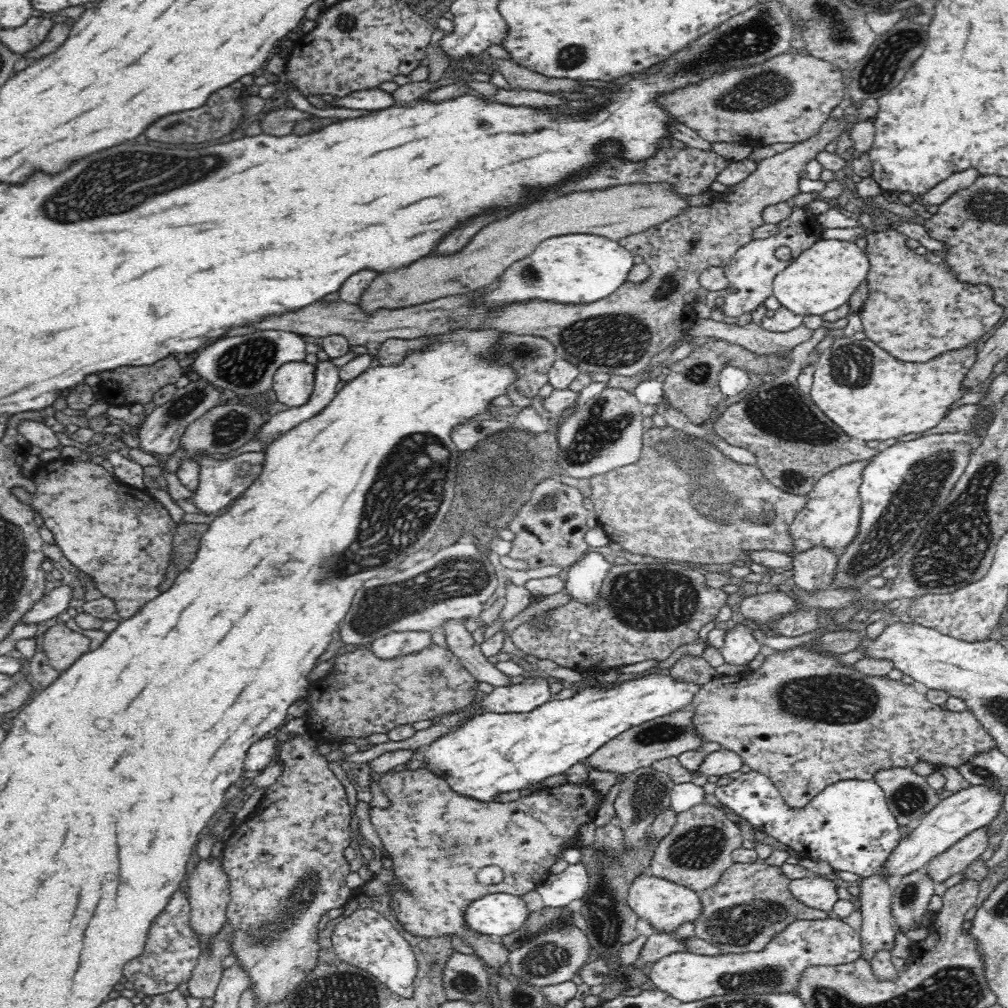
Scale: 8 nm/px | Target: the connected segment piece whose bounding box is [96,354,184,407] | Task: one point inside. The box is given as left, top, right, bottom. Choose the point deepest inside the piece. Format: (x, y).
(127, 385)

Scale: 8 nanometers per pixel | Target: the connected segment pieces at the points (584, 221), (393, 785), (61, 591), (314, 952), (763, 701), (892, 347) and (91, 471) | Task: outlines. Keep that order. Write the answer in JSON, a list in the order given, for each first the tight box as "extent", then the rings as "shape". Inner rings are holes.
[{"extent":[358,182,690,315],"shape":[[[651,182],[622,184],[606,190],[572,192],[556,200],[536,202],[520,212],[510,214],[504,220],[492,222],[482,228],[472,238],[472,242],[456,256],[434,256],[432,252],[416,264],[410,264],[410,268],[406,266],[394,272],[380,274],[362,294],[358,305],[364,313],[371,315],[378,309],[401,309],[442,297],[469,294],[483,287],[488,288],[514,262],[522,260],[524,256],[530,256],[530,252],[534,252],[536,246],[546,238],[570,232],[594,232],[595,235],[618,241],[686,212],[686,208],[690,207],[686,198],[686,195],[673,192],[670,183]]]},{"extent":[369,767,596,970],"shape":[[[400,767],[395,769],[392,772],[383,773],[379,780],[379,787],[384,791],[384,794],[387,796],[387,802],[389,805],[386,808],[380,807],[371,807],[369,810],[371,823],[373,824],[376,832],[381,838],[383,843],[384,850],[386,852],[386,857],[392,859],[393,869],[392,871],[400,880],[401,885],[406,887],[406,892],[396,892],[392,898],[392,902],[395,904],[391,908],[395,911],[396,918],[402,927],[414,935],[430,938],[430,937],[439,937],[442,935],[454,934],[461,937],[462,941],[468,946],[474,949],[474,954],[478,958],[484,960],[485,966],[490,966],[497,970],[502,966],[502,964],[507,962],[508,958],[508,949],[499,942],[496,938],[488,937],[486,935],[478,934],[477,932],[471,931],[464,922],[463,916],[465,915],[466,907],[470,903],[473,903],[475,900],[483,898],[484,896],[494,894],[494,893],[506,893],[513,896],[524,896],[531,892],[532,890],[537,890],[537,886],[546,878],[546,875],[549,873],[549,868],[555,862],[558,862],[560,858],[563,858],[563,852],[567,848],[572,848],[576,846],[578,839],[578,830],[584,826],[584,824],[593,820],[593,815],[596,811],[596,802],[594,801],[594,790],[590,781],[582,782],[582,784],[572,784],[566,782],[558,787],[551,789],[540,788],[535,792],[527,796],[522,796],[516,801],[500,803],[500,801],[494,802],[480,802],[479,800],[472,800],[467,796],[460,796],[458,793],[454,792],[449,784],[446,784],[446,781],[443,778],[440,778],[437,774],[430,772],[427,767],[418,768],[416,770],[411,770],[405,767]],[[484,866],[498,866],[503,872],[503,879],[500,883],[486,885],[478,881],[478,872]]]},{"extent":[20,585,77,625],"shape":[[[62,585],[52,589],[34,604],[34,608],[26,613],[24,620],[20,620],[20,623],[37,625],[56,617],[57,614],[69,608],[68,603],[72,598],[71,596],[77,594],[77,586]]]},{"extent":[221,731,353,1006],"shape":[[[307,731],[303,734],[290,735],[290,738],[280,744],[279,752],[275,758],[275,762],[284,764],[282,774],[276,778],[274,784],[266,788],[263,797],[258,806],[255,808],[246,820],[242,823],[233,823],[232,834],[229,839],[223,842],[223,852],[221,865],[224,872],[228,875],[230,886],[230,902],[228,903],[227,923],[233,930],[233,941],[231,944],[231,954],[236,956],[236,963],[241,966],[244,972],[251,980],[252,992],[260,1004],[265,1006],[269,1004],[278,1004],[284,1000],[290,993],[294,992],[296,986],[306,978],[318,964],[318,952],[320,952],[320,944],[318,942],[318,933],[322,930],[327,913],[332,908],[344,907],[346,900],[350,900],[351,890],[346,884],[346,877],[351,873],[350,863],[346,861],[343,852],[346,852],[346,847],[350,846],[351,836],[353,833],[350,829],[350,820],[352,820],[352,810],[348,803],[348,796],[344,791],[344,786],[340,780],[334,775],[334,772],[328,768],[328,761],[324,757],[316,754],[316,739]]]},{"extent":[691,640,997,810],"shape":[[[816,640],[805,643],[799,647],[786,650],[785,652],[778,651],[776,654],[766,657],[764,659],[765,662],[762,663],[762,666],[760,666],[759,670],[746,671],[742,674],[733,676],[719,676],[718,678],[713,679],[711,682],[702,685],[700,690],[698,690],[697,695],[693,697],[693,702],[691,703],[691,706],[694,709],[694,716],[692,716],[692,721],[694,721],[694,731],[696,731],[696,735],[700,735],[700,737],[706,740],[706,742],[719,743],[722,745],[722,749],[728,749],[736,752],[742,758],[743,764],[750,766],[752,771],[769,776],[770,780],[772,780],[774,783],[774,786],[776,786],[776,788],[779,790],[779,793],[783,796],[785,803],[790,808],[793,808],[794,810],[796,810],[796,808],[798,810],[800,810],[800,808],[804,808],[804,806],[806,806],[806,804],[808,804],[808,802],[810,802],[814,796],[820,794],[820,792],[822,792],[826,786],[830,786],[830,784],[836,784],[836,782],[840,782],[841,780],[873,780],[876,772],[878,772],[878,770],[882,770],[882,768],[902,768],[904,766],[912,767],[915,764],[918,764],[919,761],[922,761],[932,764],[934,768],[939,766],[952,766],[952,768],[957,769],[960,764],[969,762],[974,756],[987,751],[992,751],[993,749],[997,748],[994,737],[990,736],[990,733],[982,726],[982,723],[970,711],[966,710],[964,712],[952,712],[944,708],[944,706],[932,704],[924,694],[920,694],[920,692],[918,692],[918,690],[916,690],[916,688],[914,688],[912,685],[904,684],[902,681],[890,680],[886,675],[882,677],[868,677],[856,671],[856,668],[853,668],[853,666],[843,666],[837,662],[839,655],[829,655],[824,657],[822,653],[814,653],[814,651],[812,651],[812,644],[814,644],[814,642],[816,642]]]},{"extent":[859,229,1006,362],"shape":[[[897,229],[874,230],[864,236],[870,271],[866,279],[869,296],[859,314],[863,332],[894,358],[928,362],[942,352],[986,340],[1002,316],[1006,316],[1004,307],[994,301],[990,285],[957,280],[940,253],[916,254],[906,244],[906,235]]]},{"extent":[14,458,179,620],"shape":[[[58,458],[49,462],[39,462],[31,480],[35,486],[34,494],[26,492],[23,488],[14,488],[14,495],[21,501],[24,501],[24,503],[30,504],[30,507],[34,509],[34,512],[41,514],[44,525],[46,525],[48,530],[52,531],[55,544],[61,548],[65,557],[76,566],[78,570],[93,578],[98,592],[102,592],[105,597],[111,598],[115,602],[116,611],[120,614],[122,619],[128,620],[128,618],[131,618],[134,614],[140,612],[140,608],[142,608],[144,604],[149,600],[156,598],[161,593],[160,589],[158,589],[158,584],[162,584],[162,580],[164,580],[164,575],[166,574],[166,568],[168,568],[171,557],[173,557],[173,536],[175,529],[179,524],[172,520],[168,510],[159,501],[154,499],[146,489],[140,490],[130,485],[126,485],[125,483],[121,483],[115,475],[108,473],[102,465],[92,463],[92,461],[82,461],[78,458]]]}]

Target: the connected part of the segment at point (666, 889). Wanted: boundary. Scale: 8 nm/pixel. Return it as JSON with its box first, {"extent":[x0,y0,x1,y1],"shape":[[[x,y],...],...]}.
{"extent":[627,872,702,932],"shape":[[[647,872],[634,878],[627,897],[628,909],[632,909],[639,918],[657,928],[658,932],[675,931],[681,924],[693,923],[702,914],[702,901],[693,889],[670,882],[669,880],[650,876]]]}

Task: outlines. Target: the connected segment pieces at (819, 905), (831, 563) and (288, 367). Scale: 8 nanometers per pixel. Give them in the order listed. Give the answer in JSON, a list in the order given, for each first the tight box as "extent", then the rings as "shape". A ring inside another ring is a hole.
[{"extent":[789,874,838,911],"shape":[[[810,874],[804,878],[790,880],[789,883],[790,893],[794,898],[810,908],[830,911],[838,900],[838,887],[820,875]]]},{"extent":[790,545,839,593],"shape":[[[824,545],[813,546],[804,552],[794,554],[790,567],[794,570],[793,579],[795,584],[800,589],[810,591],[810,593],[818,589],[831,588],[839,555],[836,551],[832,551],[832,549],[824,547]]]},{"extent":[273,361,315,408],"shape":[[[306,361],[282,364],[273,376],[276,401],[291,408],[308,403],[315,381],[315,366]]]}]

